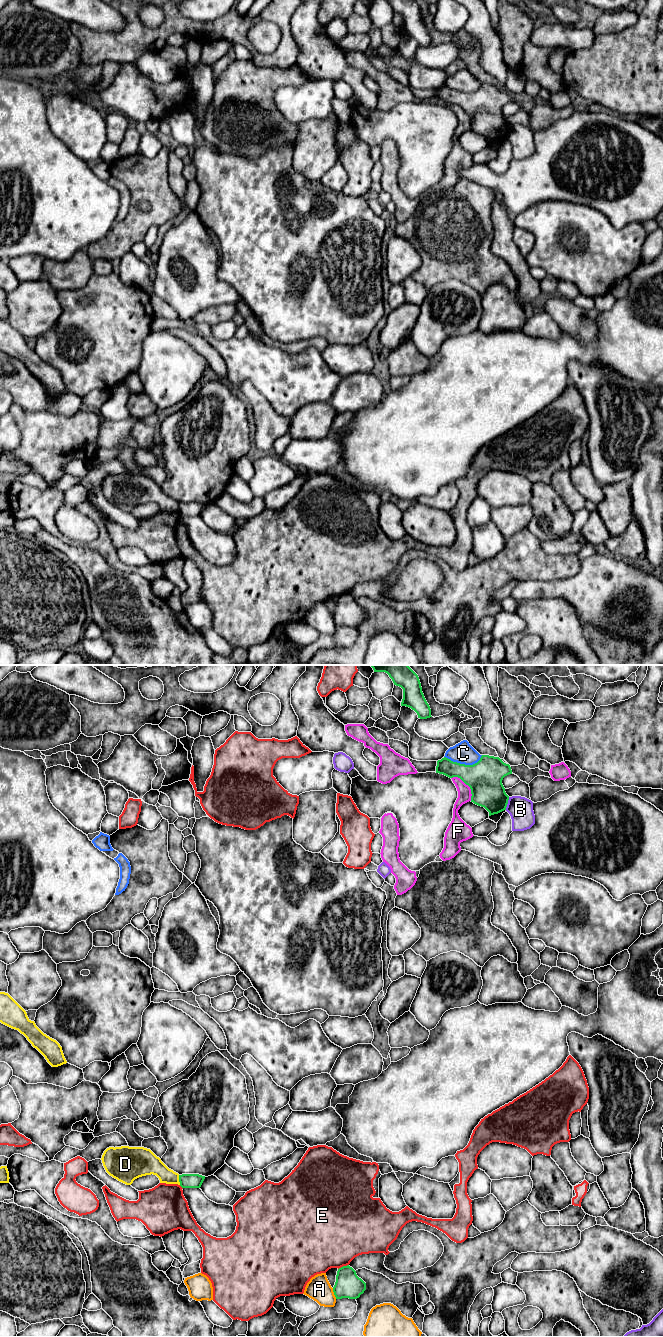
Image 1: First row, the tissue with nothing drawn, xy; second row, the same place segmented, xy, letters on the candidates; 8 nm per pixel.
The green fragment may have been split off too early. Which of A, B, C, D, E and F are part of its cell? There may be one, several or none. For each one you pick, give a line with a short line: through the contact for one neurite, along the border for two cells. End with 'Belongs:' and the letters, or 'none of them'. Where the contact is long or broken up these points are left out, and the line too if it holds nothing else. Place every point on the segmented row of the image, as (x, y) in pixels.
Belongs: none of them

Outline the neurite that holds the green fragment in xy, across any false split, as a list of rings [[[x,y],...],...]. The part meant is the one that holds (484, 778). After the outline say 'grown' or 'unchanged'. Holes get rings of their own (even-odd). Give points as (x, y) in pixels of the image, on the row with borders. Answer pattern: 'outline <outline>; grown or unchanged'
outline [[[482,755],[473,765],[460,764],[444,757],[437,761],[436,773],[460,778],[471,789],[471,802],[484,807],[489,816],[506,810],[509,796],[502,780],[512,774],[512,770],[499,757]]]; unchanged

